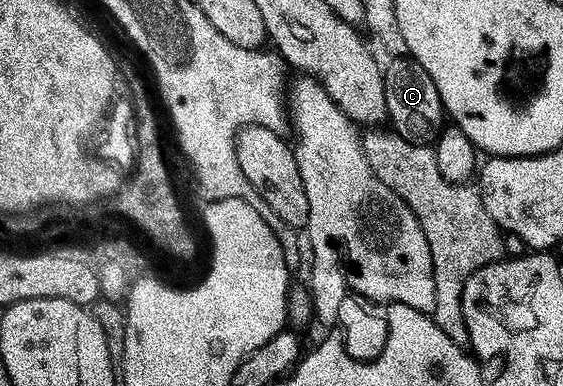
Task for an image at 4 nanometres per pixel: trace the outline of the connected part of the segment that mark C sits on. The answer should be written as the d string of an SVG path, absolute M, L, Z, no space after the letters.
M400 56L384 66L387 121L389 125L393 124L391 129L396 136L412 145L429 145L437 140L446 124L445 104L435 87L435 79L431 79L413 57Z

